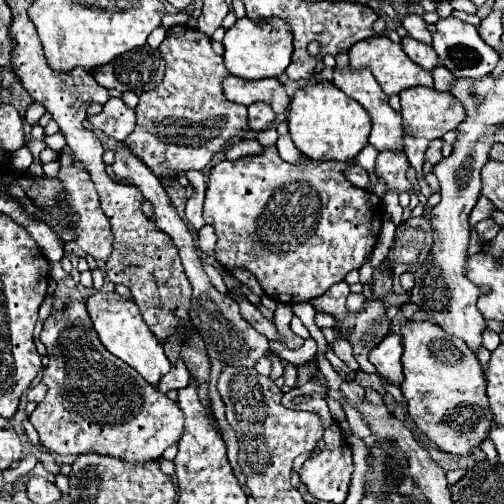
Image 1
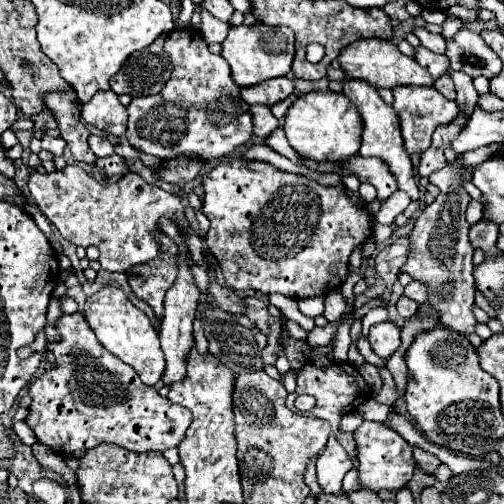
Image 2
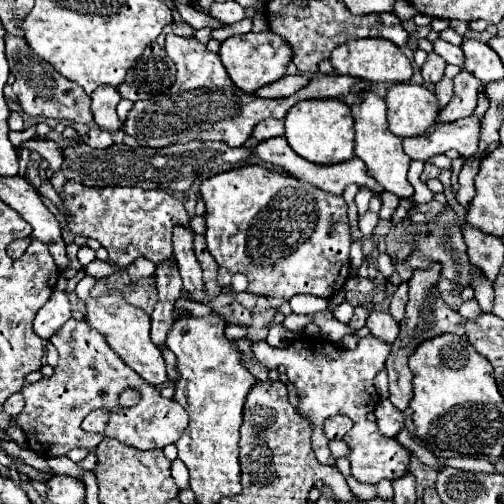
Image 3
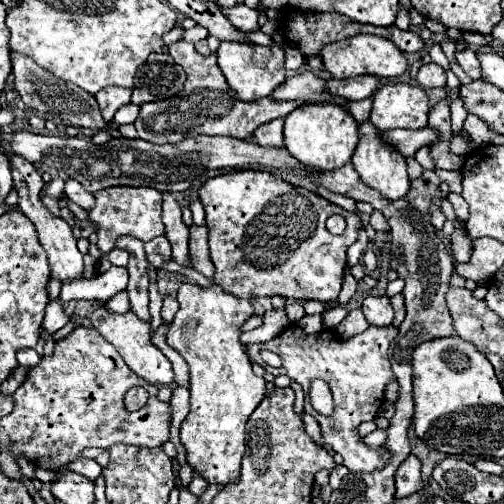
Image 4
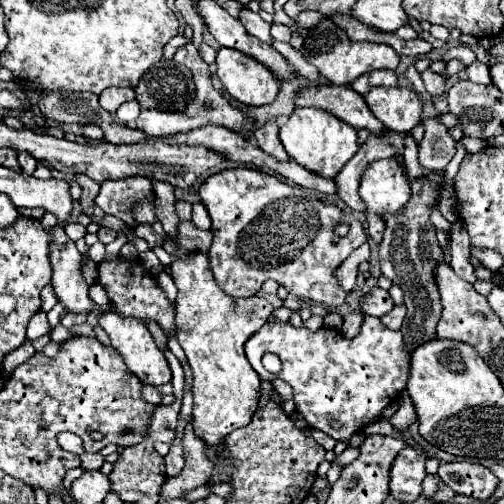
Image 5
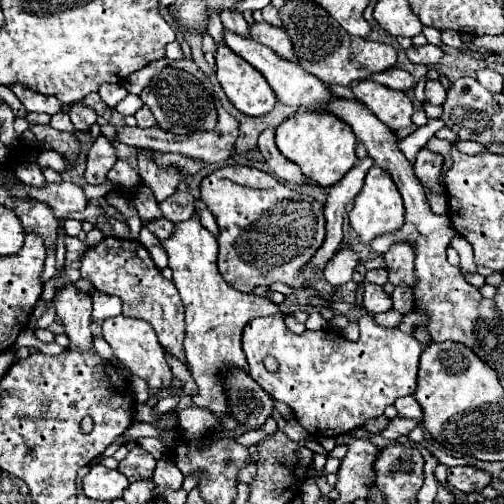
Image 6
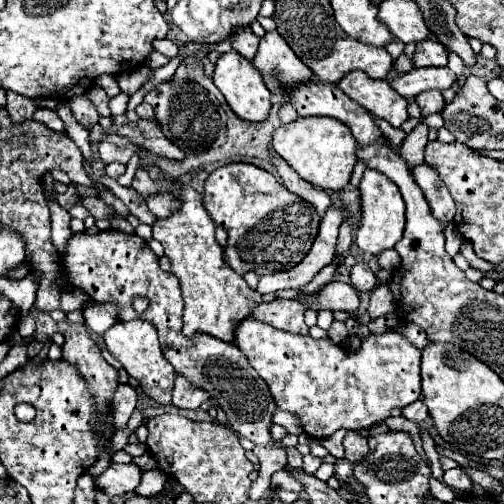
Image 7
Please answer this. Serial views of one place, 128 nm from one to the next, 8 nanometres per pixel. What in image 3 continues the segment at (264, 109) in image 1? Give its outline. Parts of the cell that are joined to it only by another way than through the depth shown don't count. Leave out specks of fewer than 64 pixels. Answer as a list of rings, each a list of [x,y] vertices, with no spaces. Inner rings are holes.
[[[262,120],[260,124],[256,124],[254,128],[254,138],[258,142],[264,142],[268,138],[274,138],[274,136],[282,136],[284,134],[284,122],[280,120]]]

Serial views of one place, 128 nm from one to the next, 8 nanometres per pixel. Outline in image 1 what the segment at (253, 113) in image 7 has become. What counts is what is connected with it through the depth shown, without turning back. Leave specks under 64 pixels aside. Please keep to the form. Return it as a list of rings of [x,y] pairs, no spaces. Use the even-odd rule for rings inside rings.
[[[240,18],[232,28],[226,30],[222,44],[226,48],[224,52],[226,70],[246,80],[276,78],[288,68],[292,58],[292,32],[290,26],[280,18],[260,20],[260,22],[250,18]]]

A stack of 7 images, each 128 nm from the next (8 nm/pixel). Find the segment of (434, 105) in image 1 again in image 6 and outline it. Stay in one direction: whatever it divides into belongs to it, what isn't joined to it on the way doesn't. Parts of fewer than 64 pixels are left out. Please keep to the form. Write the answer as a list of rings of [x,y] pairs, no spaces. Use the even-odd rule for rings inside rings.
[[[360,80],[354,86],[354,96],[366,104],[388,128],[408,128],[412,126],[412,98],[406,92],[398,92],[392,88],[384,88],[374,80]]]

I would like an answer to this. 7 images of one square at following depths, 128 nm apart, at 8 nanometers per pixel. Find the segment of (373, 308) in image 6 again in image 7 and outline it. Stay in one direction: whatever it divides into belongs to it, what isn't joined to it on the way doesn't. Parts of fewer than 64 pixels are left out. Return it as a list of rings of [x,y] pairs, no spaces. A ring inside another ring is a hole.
[[[360,262],[352,268],[350,272],[350,280],[352,280],[352,286],[358,290],[358,292],[372,292],[376,288],[376,276],[374,272],[368,268],[366,262]]]

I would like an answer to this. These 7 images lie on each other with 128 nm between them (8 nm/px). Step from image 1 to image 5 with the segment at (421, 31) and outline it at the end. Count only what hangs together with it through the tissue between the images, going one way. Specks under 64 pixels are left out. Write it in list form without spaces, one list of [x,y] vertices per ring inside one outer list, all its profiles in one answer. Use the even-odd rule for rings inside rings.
[[[478,60],[466,66],[466,74],[468,74],[468,78],[470,78],[472,82],[476,82],[476,84],[484,84],[484,86],[486,86],[486,84],[492,84],[488,66],[482,64],[482,62],[478,62]]]

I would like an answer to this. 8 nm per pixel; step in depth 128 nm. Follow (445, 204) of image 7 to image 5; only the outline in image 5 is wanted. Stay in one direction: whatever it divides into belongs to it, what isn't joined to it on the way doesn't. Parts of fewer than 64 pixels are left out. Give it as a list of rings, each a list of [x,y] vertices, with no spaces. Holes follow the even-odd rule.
[[[428,118],[424,124],[424,140],[418,148],[420,164],[424,168],[444,168],[456,154],[456,142],[448,128],[438,118]]]

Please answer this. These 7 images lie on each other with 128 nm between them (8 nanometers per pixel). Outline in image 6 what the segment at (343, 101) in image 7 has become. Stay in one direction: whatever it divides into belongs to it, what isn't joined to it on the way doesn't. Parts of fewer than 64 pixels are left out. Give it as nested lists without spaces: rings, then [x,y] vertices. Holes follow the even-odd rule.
[[[224,30],[224,44],[234,50],[238,56],[242,56],[246,62],[250,62],[256,70],[262,72],[262,76],[268,80],[268,84],[272,86],[274,94],[278,96],[280,102],[288,104],[288,106],[296,106],[296,108],[302,108],[302,110],[310,110],[310,112],[320,112],[318,104],[324,104],[324,102],[330,102],[334,100],[332,92],[328,90],[328,86],[318,80],[316,76],[304,72],[304,68],[300,68],[300,64],[292,64],[290,60],[284,60],[282,56],[276,56],[276,52],[272,52],[268,46],[262,46],[258,44],[256,40],[252,40],[250,36],[240,36],[236,32],[230,32],[230,30]]]

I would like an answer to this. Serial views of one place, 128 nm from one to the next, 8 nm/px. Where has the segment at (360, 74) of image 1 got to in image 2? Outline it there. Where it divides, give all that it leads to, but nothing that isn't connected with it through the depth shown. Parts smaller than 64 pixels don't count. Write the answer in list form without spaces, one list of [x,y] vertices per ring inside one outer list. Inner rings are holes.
[[[350,80],[344,84],[344,94],[350,98],[350,102],[358,108],[360,116],[362,116],[362,122],[364,122],[364,132],[362,132],[362,146],[360,146],[360,156],[376,156],[380,160],[384,160],[392,174],[396,176],[398,180],[398,190],[404,190],[412,200],[418,200],[420,196],[420,190],[418,190],[418,184],[416,184],[416,176],[414,176],[414,170],[412,170],[412,162],[410,162],[410,156],[404,148],[404,140],[402,140],[402,134],[400,134],[400,118],[396,116],[396,110],[392,106],[388,106],[378,90],[374,86],[370,86],[368,82],[364,80]]]

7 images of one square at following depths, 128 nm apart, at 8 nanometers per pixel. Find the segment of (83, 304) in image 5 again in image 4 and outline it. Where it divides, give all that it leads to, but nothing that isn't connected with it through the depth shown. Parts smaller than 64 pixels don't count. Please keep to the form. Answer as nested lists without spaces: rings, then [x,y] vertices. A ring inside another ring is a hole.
[[[12,156],[12,176],[14,176],[14,188],[18,192],[18,208],[34,224],[34,228],[38,232],[38,240],[40,240],[40,244],[44,246],[44,250],[48,254],[50,268],[52,268],[52,276],[58,278],[58,280],[80,278],[82,276],[82,270],[84,270],[84,262],[82,262],[80,250],[76,248],[76,240],[72,236],[72,228],[62,218],[54,216],[40,202],[40,190],[44,186],[44,180],[36,172],[36,168],[32,168],[32,162],[24,160],[22,156]]]

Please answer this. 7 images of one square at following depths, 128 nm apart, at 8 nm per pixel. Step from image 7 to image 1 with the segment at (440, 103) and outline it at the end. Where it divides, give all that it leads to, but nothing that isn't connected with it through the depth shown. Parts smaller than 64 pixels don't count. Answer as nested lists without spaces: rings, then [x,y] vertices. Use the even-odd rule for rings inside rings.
[[[404,36],[400,44],[402,44],[402,50],[410,56],[410,60],[420,64],[422,68],[432,70],[438,64],[438,56],[430,44],[424,44],[420,40],[416,42],[416,40],[412,40],[412,36]]]

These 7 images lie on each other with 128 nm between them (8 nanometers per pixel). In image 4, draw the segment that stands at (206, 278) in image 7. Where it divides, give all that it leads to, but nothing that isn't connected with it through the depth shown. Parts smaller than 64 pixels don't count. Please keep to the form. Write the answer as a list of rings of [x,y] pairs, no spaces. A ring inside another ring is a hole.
[[[182,284],[178,290],[178,302],[180,310],[166,332],[166,342],[188,362],[190,368],[190,412],[180,428],[180,442],[186,450],[186,462],[192,466],[192,472],[200,474],[210,484],[234,484],[240,478],[240,460],[244,456],[244,426],[266,392],[266,380],[252,372],[252,364],[238,340],[242,334],[240,328],[254,314],[254,308],[250,300],[226,294],[216,284],[210,288]]]

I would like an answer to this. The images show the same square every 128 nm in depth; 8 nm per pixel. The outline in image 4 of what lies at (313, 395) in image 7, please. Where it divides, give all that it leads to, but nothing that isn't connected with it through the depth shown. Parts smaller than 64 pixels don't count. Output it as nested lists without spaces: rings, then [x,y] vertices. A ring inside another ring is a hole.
[[[292,326],[284,334],[272,338],[266,344],[250,344],[248,352],[258,364],[264,366],[266,372],[286,374],[290,380],[296,380],[302,386],[304,396],[306,396],[304,410],[320,422],[322,438],[318,444],[322,444],[322,446],[330,444],[332,450],[344,458],[344,466],[350,472],[364,472],[364,474],[376,472],[390,460],[390,452],[386,446],[376,446],[376,448],[366,446],[362,442],[362,438],[356,434],[356,428],[362,422],[376,418],[378,408],[384,402],[384,386],[386,386],[386,382],[394,380],[394,374],[392,374],[392,368],[388,362],[388,346],[396,338],[398,330],[394,326],[386,326],[386,328],[370,326],[362,334],[350,338],[348,342],[342,342],[340,338],[336,338],[332,334],[334,332],[330,332],[330,330],[322,330],[320,334],[304,334],[298,326]],[[262,350],[276,352],[282,358],[282,368],[274,370],[274,368],[266,366],[266,362],[260,356]],[[312,378],[322,378],[330,384],[330,390],[334,396],[332,416],[322,416],[312,408],[310,398],[308,398]]]

